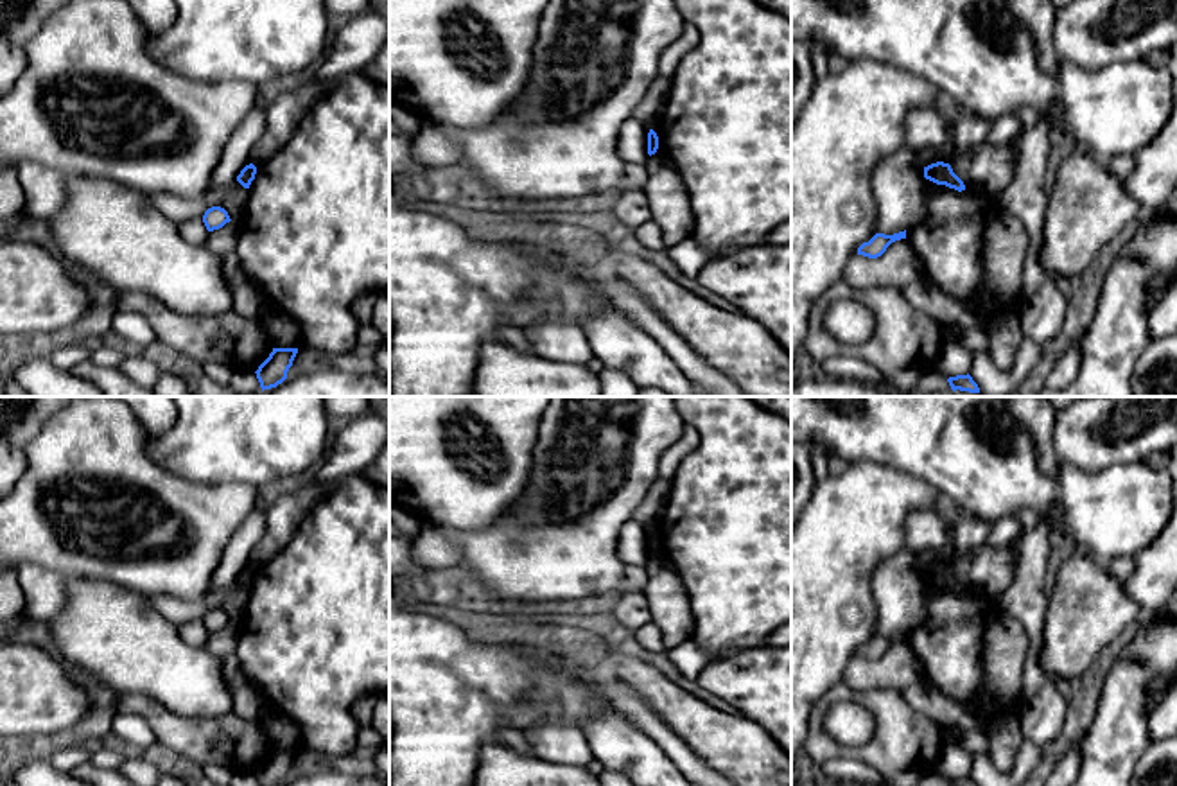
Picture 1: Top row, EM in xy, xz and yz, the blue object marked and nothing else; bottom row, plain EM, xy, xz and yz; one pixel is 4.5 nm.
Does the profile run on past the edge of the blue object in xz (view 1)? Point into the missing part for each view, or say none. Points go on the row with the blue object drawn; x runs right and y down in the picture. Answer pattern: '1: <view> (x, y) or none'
1: none

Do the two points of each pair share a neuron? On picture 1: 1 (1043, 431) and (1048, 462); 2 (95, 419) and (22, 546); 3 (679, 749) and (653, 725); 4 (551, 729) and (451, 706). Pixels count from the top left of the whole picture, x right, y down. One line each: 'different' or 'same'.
1: same
2: same
3: same
4: different

